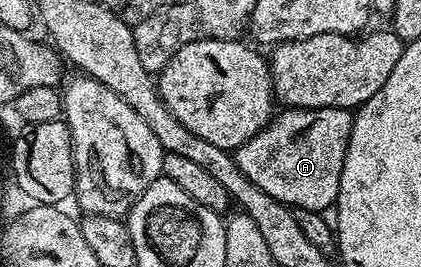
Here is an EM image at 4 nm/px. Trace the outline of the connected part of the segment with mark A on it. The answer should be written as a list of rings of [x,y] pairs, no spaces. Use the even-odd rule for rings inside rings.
[[[283,108],[267,127],[258,130],[245,144],[233,151],[237,168],[273,200],[295,210],[321,211],[338,203],[341,168],[349,148],[352,111],[341,108],[296,110]]]

